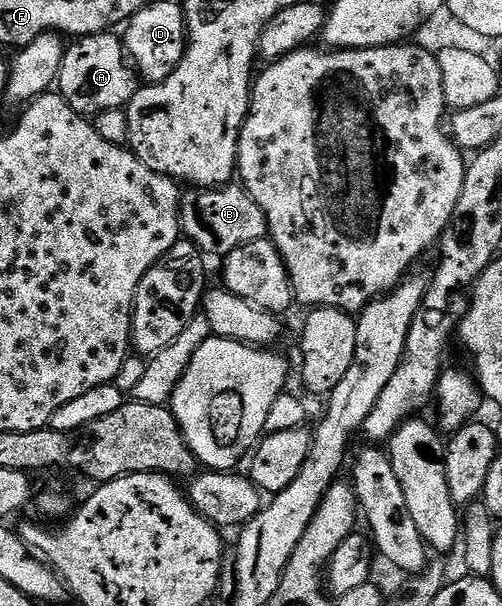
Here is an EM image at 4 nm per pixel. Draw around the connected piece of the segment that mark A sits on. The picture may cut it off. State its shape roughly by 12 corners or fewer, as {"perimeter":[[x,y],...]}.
{"perimeter":[[117,33],[65,47],[57,93],[83,116],[140,89]]}

